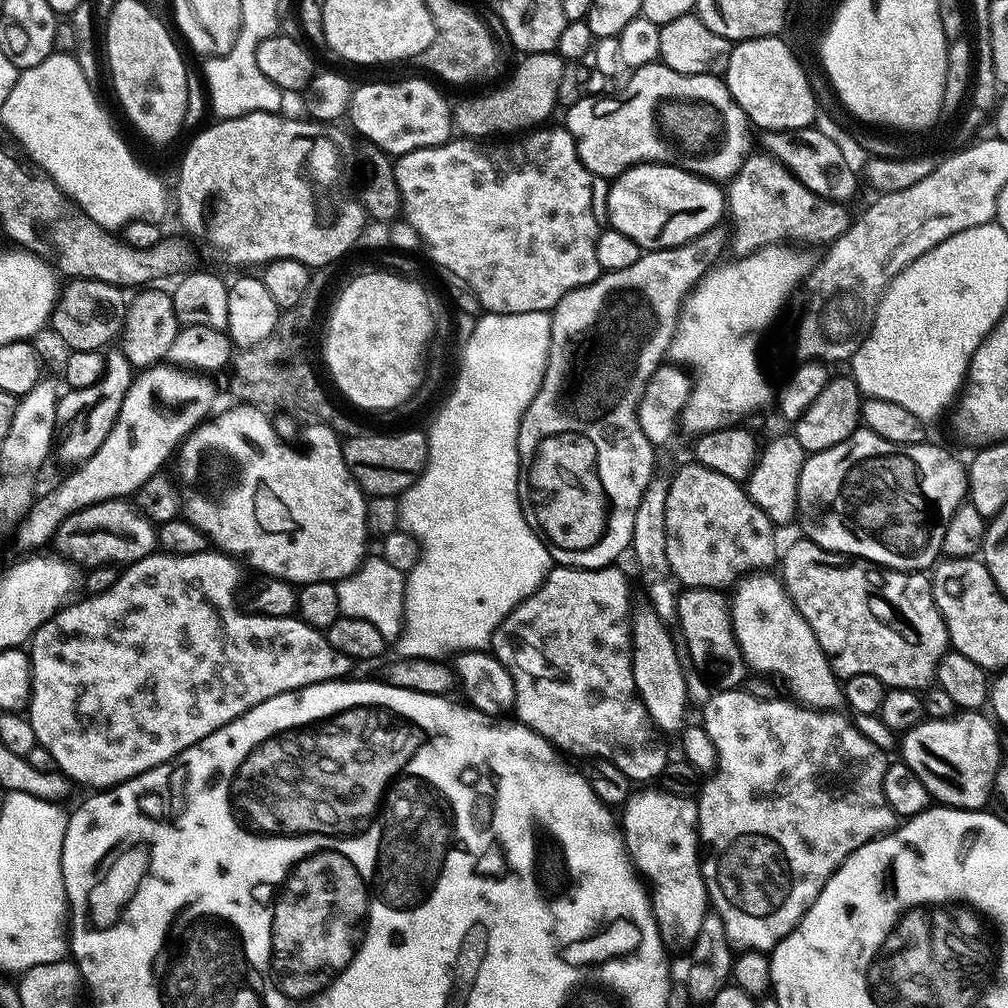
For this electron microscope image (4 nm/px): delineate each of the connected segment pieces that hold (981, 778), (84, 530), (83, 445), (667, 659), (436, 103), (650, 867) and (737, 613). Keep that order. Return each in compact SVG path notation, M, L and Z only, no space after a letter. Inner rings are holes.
M964 710L946 720L926 718L903 733L898 744L899 754L904 755L902 762L918 774L937 805L980 810L992 800L994 778L1002 767L1000 736L997 725L984 714L980 710Z
M127 499L107 500L101 504L95 504L89 508L78 510L56 531L54 537L54 548L63 559L71 562L73 565L81 564L84 570L91 570L104 565L127 566L134 563L135 560L142 559L143 556L153 555L154 549L158 544L158 532L150 521Z
M112 350L106 356L106 369L104 377L94 386L74 388L59 397L56 405L56 418L62 425L62 435L54 448L54 456L67 466L79 466L106 442L106 434L114 426L118 414L122 410L124 396L130 390L134 379L134 369L129 364L124 353ZM113 351L113 352L112 352ZM112 352L112 353L111 353ZM64 436L64 437L63 437Z
M645 606L631 613L630 631L632 633L632 677L636 683L636 692L646 706L652 723L661 733L679 733L685 727L684 707L690 703L687 690L686 668L680 665L680 656L676 653L676 644L668 633L669 625L656 613L655 608Z
M431 79L428 80L380 80L377 84L353 87L347 119L352 120L353 126L365 136L363 139L367 143L380 147L392 158L405 156L407 152L419 148L446 144L454 136L453 109L447 98L435 88L437 85Z
M656 786L645 787L648 788L645 792L633 791L622 805L624 844L628 848L628 854L632 857L637 873L646 878L650 885L652 913L656 916L656 925L665 949L673 953L674 951L687 953L698 938L698 930L702 930L702 922L710 914L708 887L704 884L702 871L702 841L698 831L700 819L696 809L696 800L691 795L680 795L660 786L659 788L652 787Z
M750 574L735 585L736 597L731 597L732 629L744 654L744 662L753 673L773 672L788 683L799 703L805 708L840 710L845 707L844 689L830 666L814 630L792 604L783 583L772 574Z

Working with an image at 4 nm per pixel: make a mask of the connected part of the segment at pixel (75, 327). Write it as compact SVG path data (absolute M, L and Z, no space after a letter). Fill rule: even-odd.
M69 279L63 285L58 296L58 303L52 312L50 328L56 331L56 336L65 344L65 349L77 352L78 350L94 350L95 352L107 349L108 343L119 337L124 327L124 315L128 312L126 296L121 289L112 284L97 280Z

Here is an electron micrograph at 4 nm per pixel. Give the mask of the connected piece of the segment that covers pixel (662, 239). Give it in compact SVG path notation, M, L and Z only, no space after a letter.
M635 164L632 168L627 168L621 176L615 177L611 181L612 184L608 188L608 221L607 223L622 234L626 234L626 238L634 238L634 242L642 250L649 252L657 252L659 248L677 248L686 242L690 242L694 238L698 238L702 234L712 232L715 224L719 222L723 216L726 216L726 192L719 183L713 182L703 176L695 176L687 167L677 166L675 164Z

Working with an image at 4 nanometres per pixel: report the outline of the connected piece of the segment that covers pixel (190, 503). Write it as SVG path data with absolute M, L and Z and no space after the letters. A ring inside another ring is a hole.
M243 402L236 405L238 405L237 408L228 408L221 416L213 415L207 422L201 422L189 436L184 438L183 444L175 453L174 465L176 464L176 472L180 475L178 493L179 503L182 505L183 519L189 520L197 530L204 533L219 551L233 558L245 556L248 559L249 566L257 568L260 572L265 572L265 577L287 580L293 586L318 582L319 580L333 582L344 580L352 572L356 571L360 567L361 561L365 559L364 539L369 539L370 533L366 522L368 500L366 494L360 488L360 483L352 477L350 470L346 466L341 437L329 424L317 423L315 425L317 428L312 428L308 432L308 452L299 452L296 446L280 440L275 432L275 426L270 419L269 413L263 407L257 406L255 403Z

